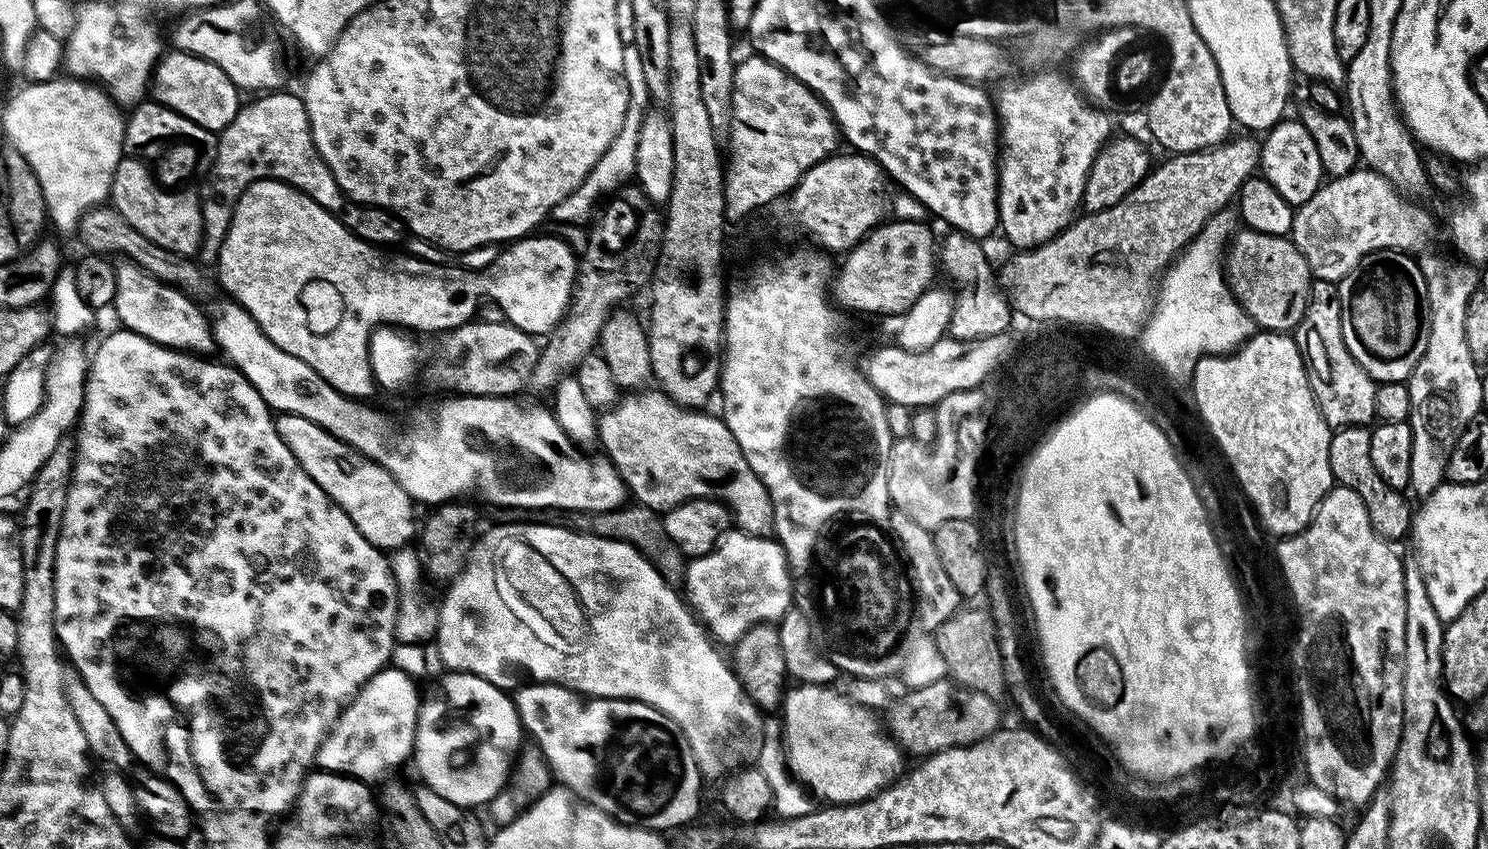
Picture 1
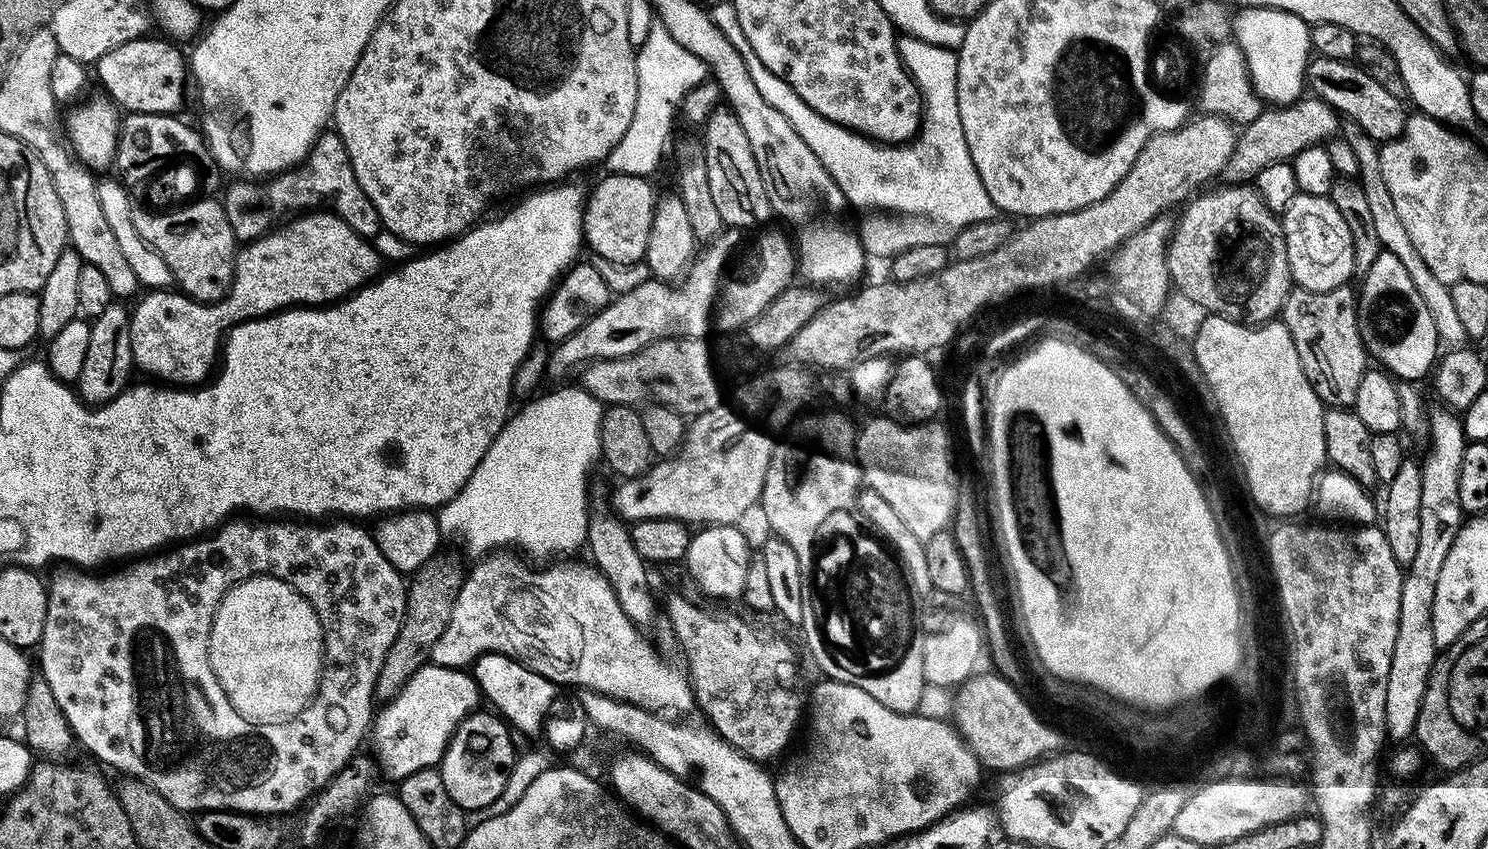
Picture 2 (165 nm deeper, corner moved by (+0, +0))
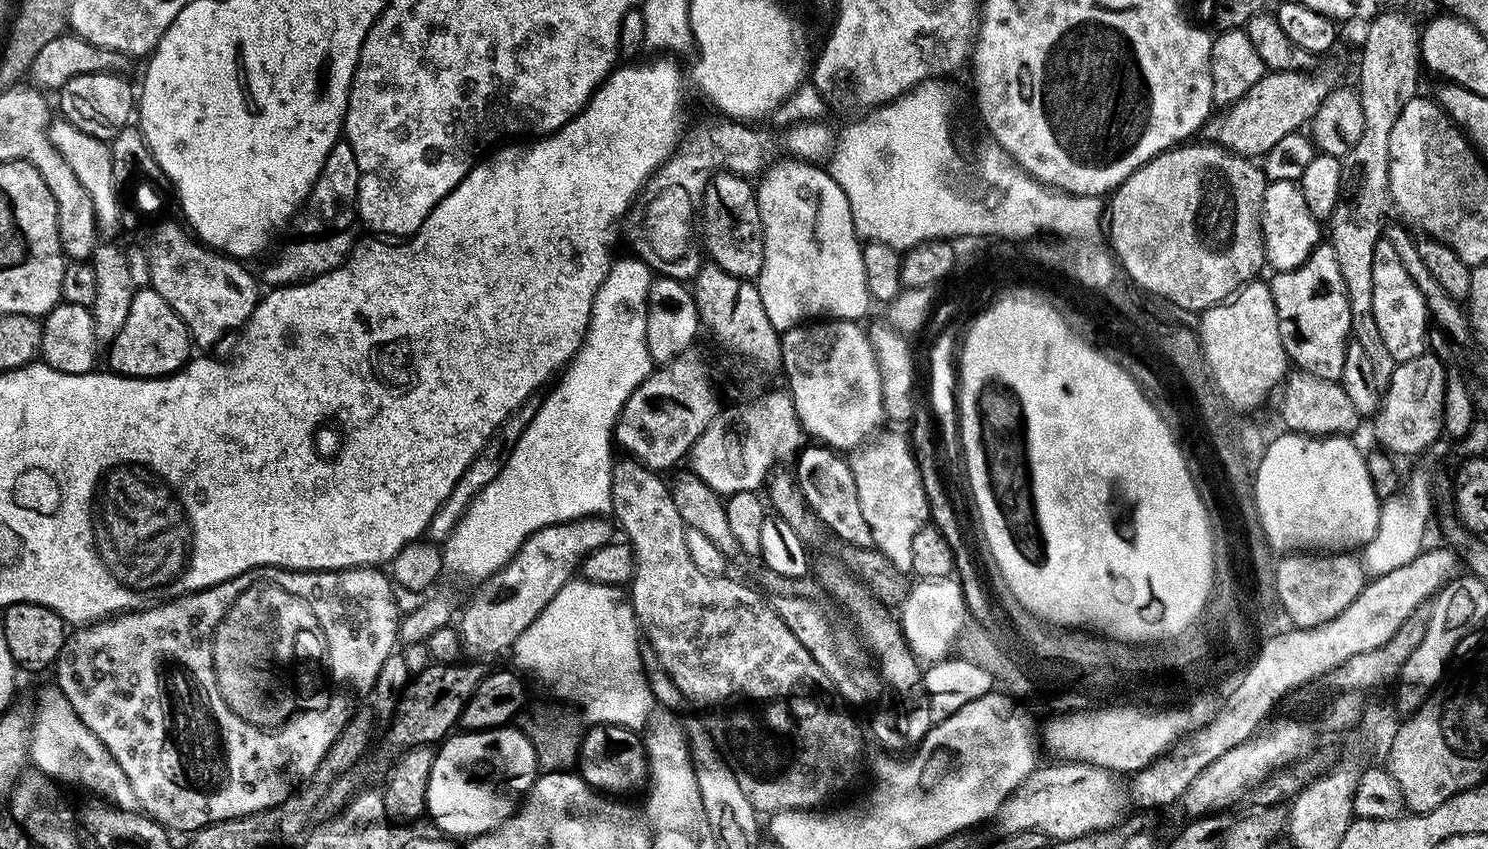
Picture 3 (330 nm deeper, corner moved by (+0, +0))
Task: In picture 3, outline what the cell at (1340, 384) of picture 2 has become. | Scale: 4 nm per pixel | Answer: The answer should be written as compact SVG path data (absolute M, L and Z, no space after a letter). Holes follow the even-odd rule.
M1321 243L1312 249L1312 255L1303 264L1285 272L1277 271L1275 275L1268 289L1278 314L1278 330L1289 361L1297 369L1339 381L1350 345L1352 304L1348 301L1350 285L1343 281L1332 245Z

